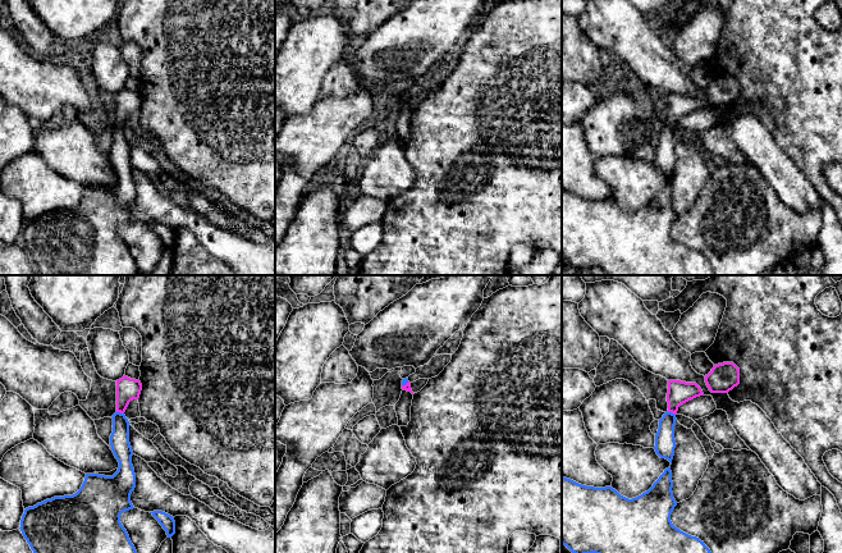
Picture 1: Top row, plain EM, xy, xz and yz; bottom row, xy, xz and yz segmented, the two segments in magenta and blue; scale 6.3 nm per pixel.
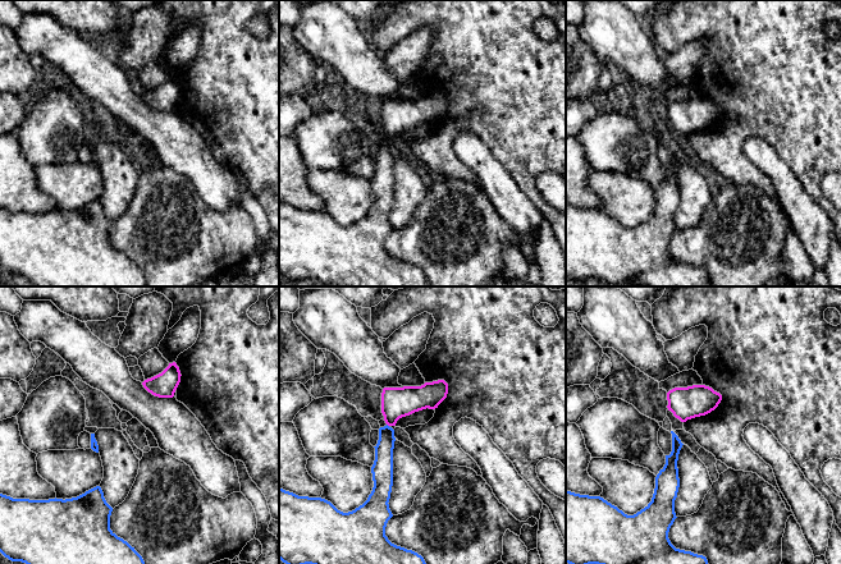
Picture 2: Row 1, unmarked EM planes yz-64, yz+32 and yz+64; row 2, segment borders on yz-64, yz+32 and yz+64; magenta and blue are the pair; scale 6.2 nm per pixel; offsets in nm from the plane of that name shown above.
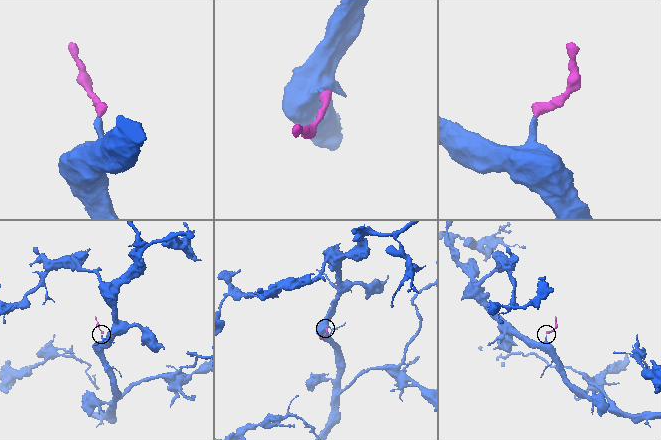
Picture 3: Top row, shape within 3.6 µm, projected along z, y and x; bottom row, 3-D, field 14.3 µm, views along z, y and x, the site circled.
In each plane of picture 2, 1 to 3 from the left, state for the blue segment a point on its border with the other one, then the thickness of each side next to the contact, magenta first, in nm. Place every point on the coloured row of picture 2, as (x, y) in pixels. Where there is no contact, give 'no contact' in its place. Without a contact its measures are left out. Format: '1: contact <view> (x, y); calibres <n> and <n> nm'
1: no contact
2: no contact
3: no contact

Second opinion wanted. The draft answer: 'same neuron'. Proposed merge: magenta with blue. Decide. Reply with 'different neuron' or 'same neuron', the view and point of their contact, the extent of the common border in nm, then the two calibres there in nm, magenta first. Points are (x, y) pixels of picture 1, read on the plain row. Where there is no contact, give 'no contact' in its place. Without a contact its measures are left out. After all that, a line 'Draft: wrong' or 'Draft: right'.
same neuron; meets magenta in yz at (671, 124); contact 60 nm long; 140 nm thick on the magenta side, 130 nm on the other
Draft: right

